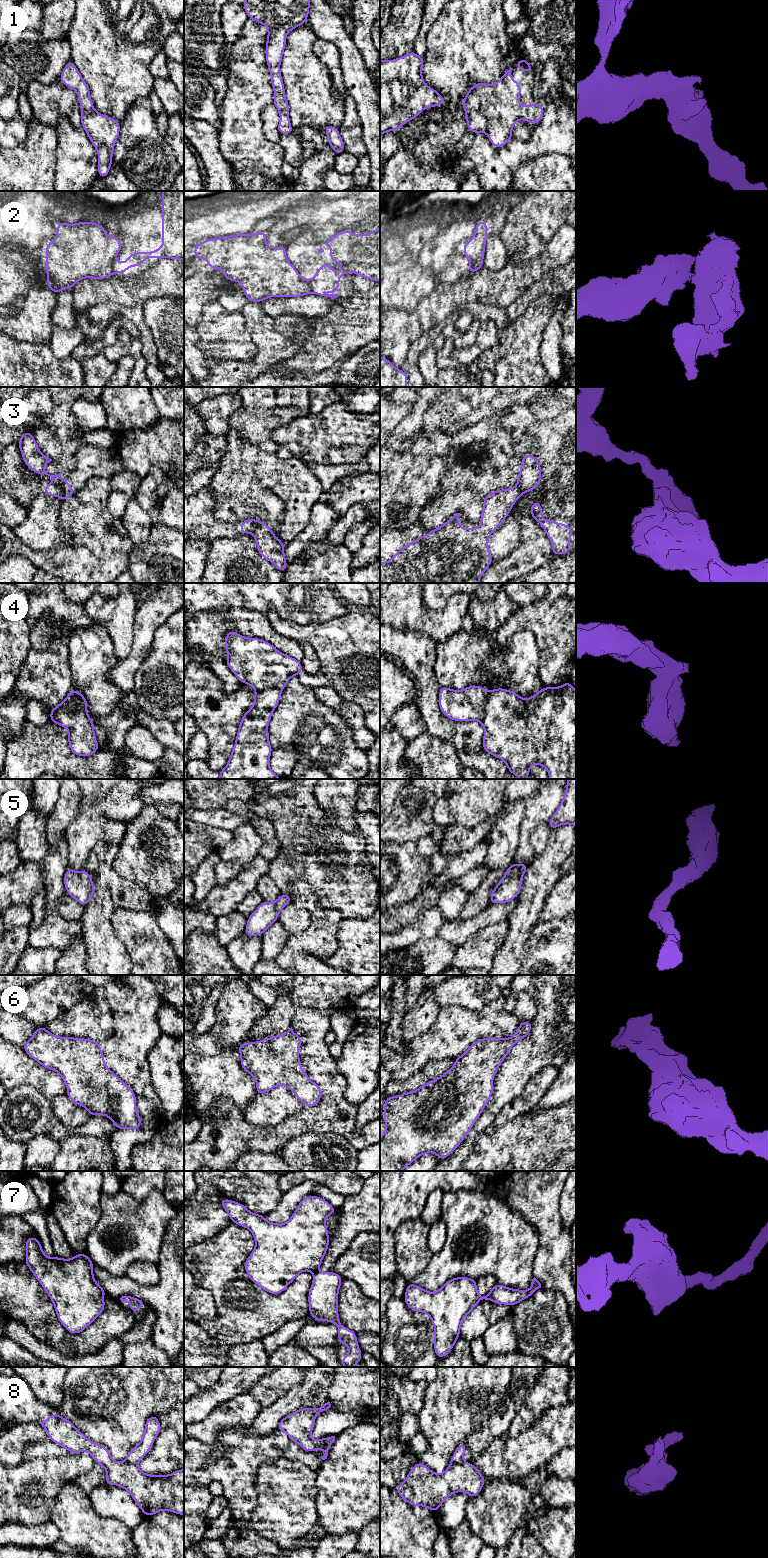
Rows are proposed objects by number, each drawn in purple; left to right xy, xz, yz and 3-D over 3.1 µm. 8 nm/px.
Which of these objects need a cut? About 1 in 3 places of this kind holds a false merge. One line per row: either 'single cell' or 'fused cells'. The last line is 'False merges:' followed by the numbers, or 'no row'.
1: single cell
2: fused cells
3: fused cells
4: fused cells
5: single cell
6: single cell
7: fused cells
8: fused cells
False merges: 2, 3, 4, 7, 8

